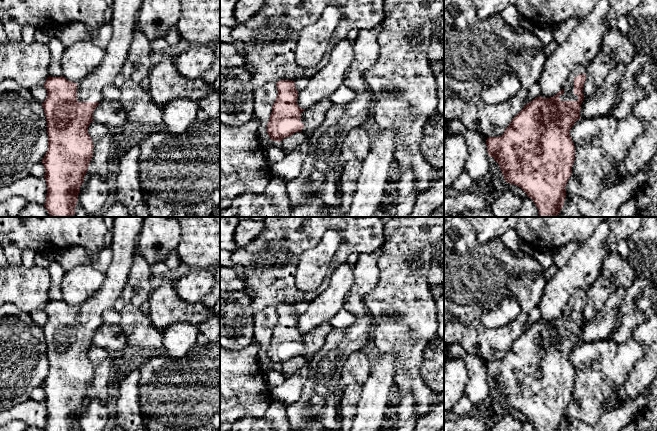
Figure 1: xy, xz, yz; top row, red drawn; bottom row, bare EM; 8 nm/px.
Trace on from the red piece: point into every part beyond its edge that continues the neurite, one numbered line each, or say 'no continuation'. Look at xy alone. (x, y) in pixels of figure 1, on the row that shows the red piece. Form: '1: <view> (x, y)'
1: xy (124, 18)

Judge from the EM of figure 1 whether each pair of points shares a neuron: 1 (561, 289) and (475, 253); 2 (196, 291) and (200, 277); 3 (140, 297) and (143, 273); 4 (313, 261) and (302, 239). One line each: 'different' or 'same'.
1: different
2: same
3: same
4: different

